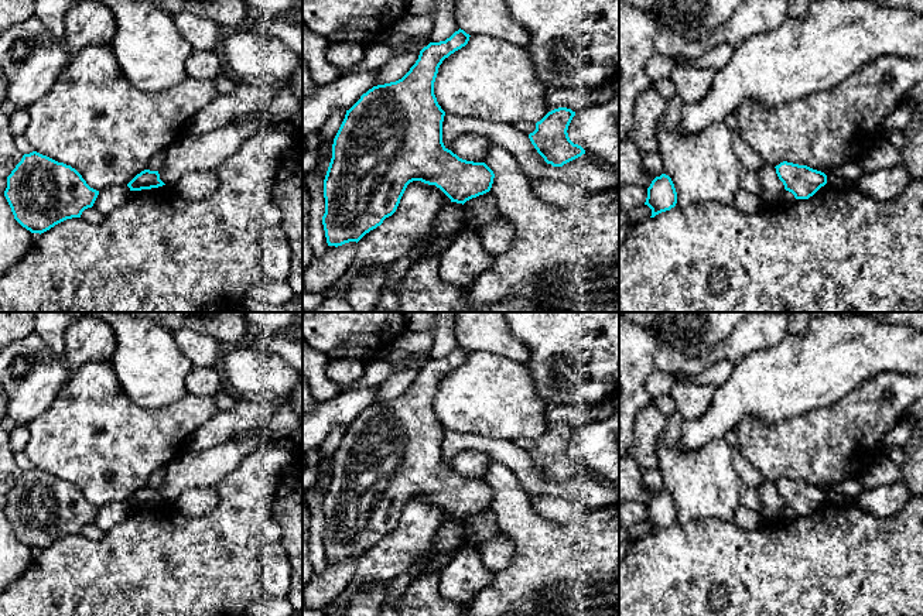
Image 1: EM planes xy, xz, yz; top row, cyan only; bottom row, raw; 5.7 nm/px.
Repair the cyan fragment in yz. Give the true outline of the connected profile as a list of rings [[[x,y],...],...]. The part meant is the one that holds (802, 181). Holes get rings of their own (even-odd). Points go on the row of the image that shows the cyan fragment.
[[[783,161],[775,167],[784,189],[796,199],[809,199],[827,184],[827,175],[807,165]]]

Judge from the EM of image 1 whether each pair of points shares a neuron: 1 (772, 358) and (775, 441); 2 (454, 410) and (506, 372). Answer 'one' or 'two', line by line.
1: two
2: one

